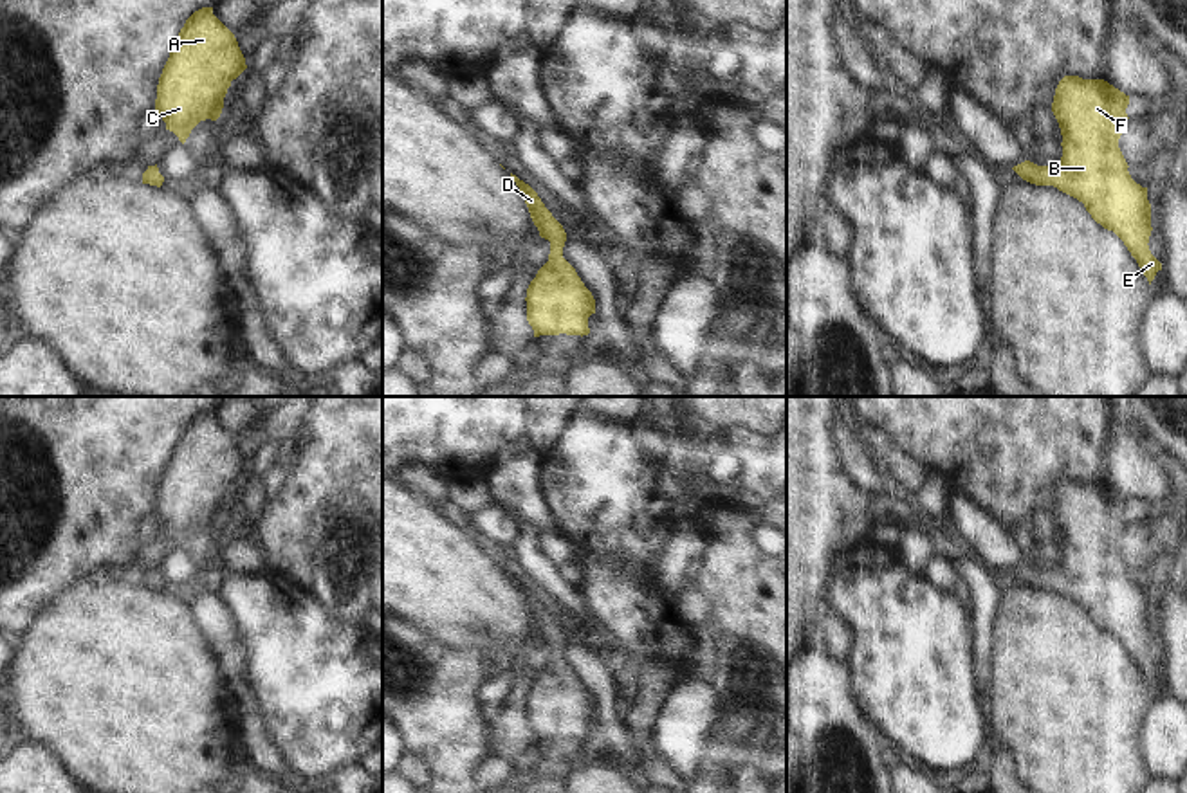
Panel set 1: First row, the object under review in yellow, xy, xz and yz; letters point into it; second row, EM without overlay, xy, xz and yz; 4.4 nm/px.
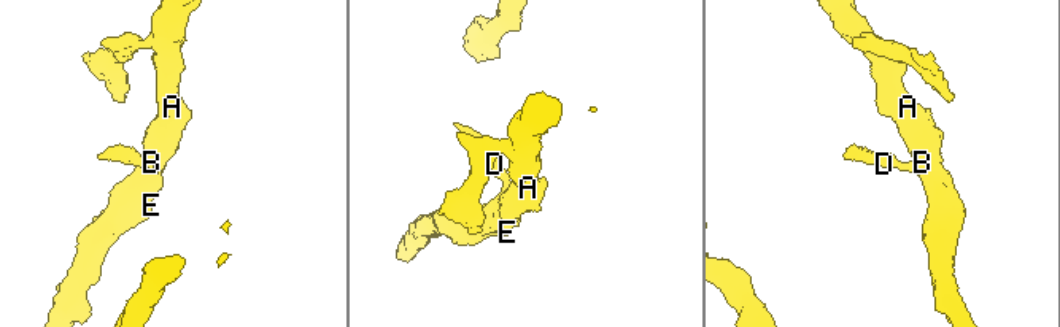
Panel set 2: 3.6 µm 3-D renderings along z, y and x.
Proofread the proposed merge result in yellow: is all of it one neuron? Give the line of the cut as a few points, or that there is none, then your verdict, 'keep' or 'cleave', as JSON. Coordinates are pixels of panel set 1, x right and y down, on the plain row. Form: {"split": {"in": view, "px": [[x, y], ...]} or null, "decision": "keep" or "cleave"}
{"split": null, "decision": "keep"}

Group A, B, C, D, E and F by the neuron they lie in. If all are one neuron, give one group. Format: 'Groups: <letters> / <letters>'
Groups: A B C D E F.

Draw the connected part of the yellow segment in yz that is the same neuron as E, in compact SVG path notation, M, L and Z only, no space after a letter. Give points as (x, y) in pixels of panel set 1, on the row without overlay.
M1064 479L1055 492L1052 506L1052 515L1063 539L1061 564L1055 570L1037 570L1025 564L1012 573L1030 588L1054 589L1082 606L1097 627L1113 634L1124 645L1151 688L1156 676L1162 674L1162 667L1151 658L1147 649L1153 634L1147 591L1131 582L1129 570L1118 551L1118 542L1129 523L1126 517L1127 508L1129 499L1104 483Z

